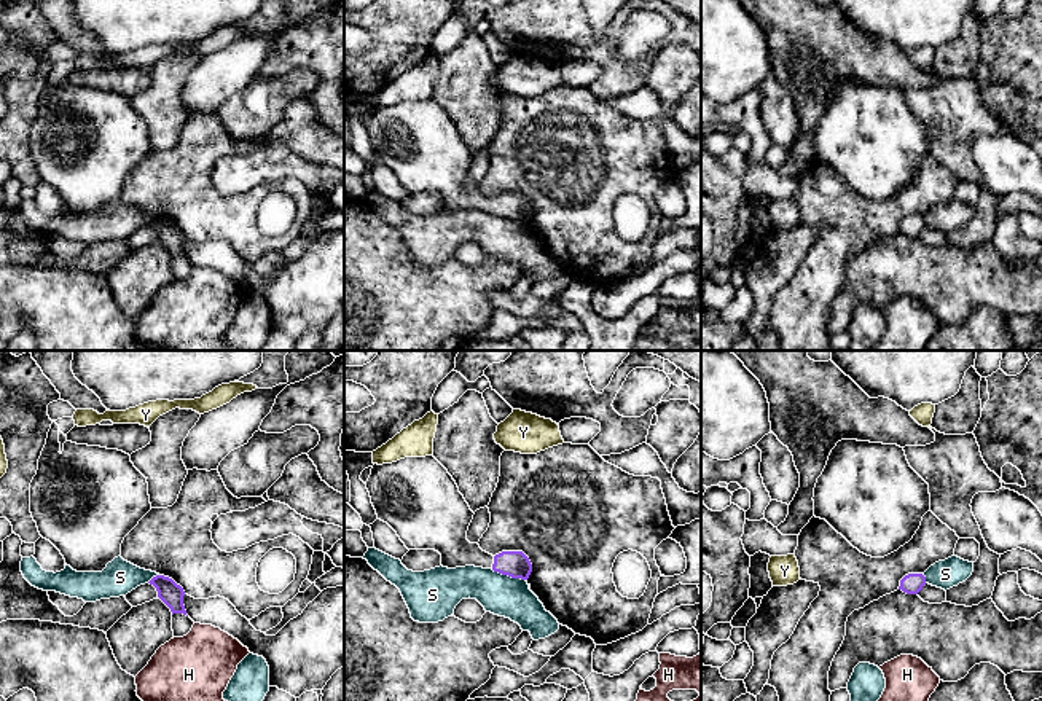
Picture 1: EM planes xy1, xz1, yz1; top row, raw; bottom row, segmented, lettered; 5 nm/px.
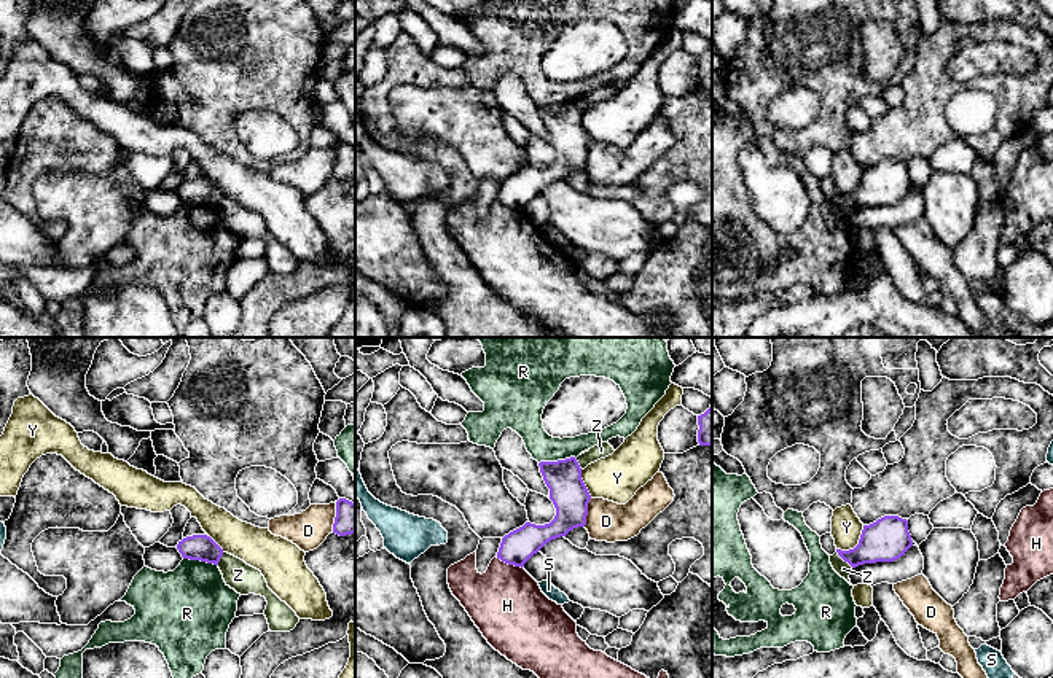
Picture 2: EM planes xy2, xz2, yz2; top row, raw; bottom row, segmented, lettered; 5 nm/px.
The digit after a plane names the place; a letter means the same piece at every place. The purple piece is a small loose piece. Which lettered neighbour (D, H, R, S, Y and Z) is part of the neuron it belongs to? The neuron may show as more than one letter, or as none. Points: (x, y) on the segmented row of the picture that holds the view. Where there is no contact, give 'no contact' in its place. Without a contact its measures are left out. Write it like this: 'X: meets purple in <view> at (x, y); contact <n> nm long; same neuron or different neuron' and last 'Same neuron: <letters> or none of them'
D: meets purple in xz2 at (587, 513); contact 150 nm long; different neuron
H: meets purple in xz2 at (508, 564); contact 150 nm long; different neuron
R: meets purple in xz2 at (558, 460); contact 190 nm long; different neuron
S: meets purple in xz1 at (509, 575); contact 190 nm long; different neuron
Y: meets purple in yz2 at (857, 545); contact 190 nm long; different neuron
Z: meets purple in yz2 at (845, 561); contact 120 nm long; different neuron
Same neuron: none of them

